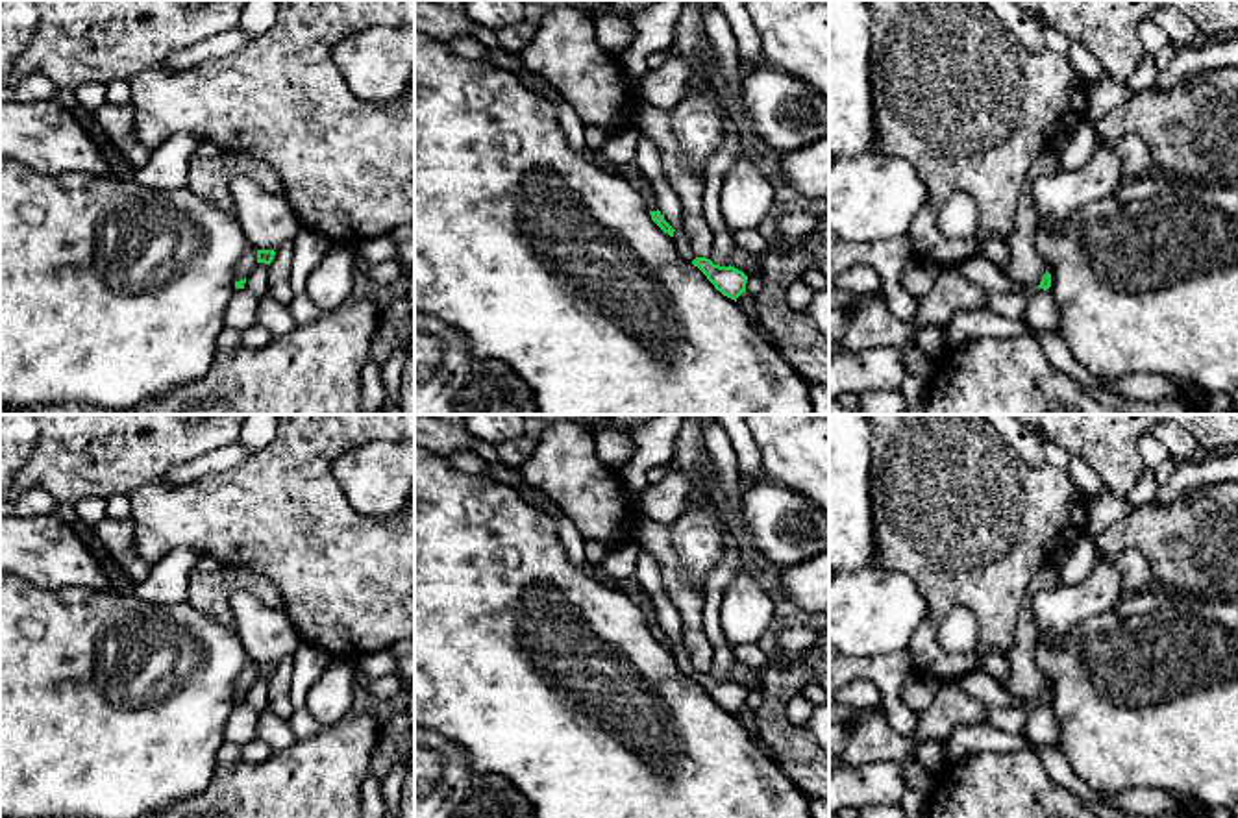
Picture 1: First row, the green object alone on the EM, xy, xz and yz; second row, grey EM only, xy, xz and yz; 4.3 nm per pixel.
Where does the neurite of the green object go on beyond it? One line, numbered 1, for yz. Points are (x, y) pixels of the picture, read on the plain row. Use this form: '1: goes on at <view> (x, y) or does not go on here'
1: does not go on here

